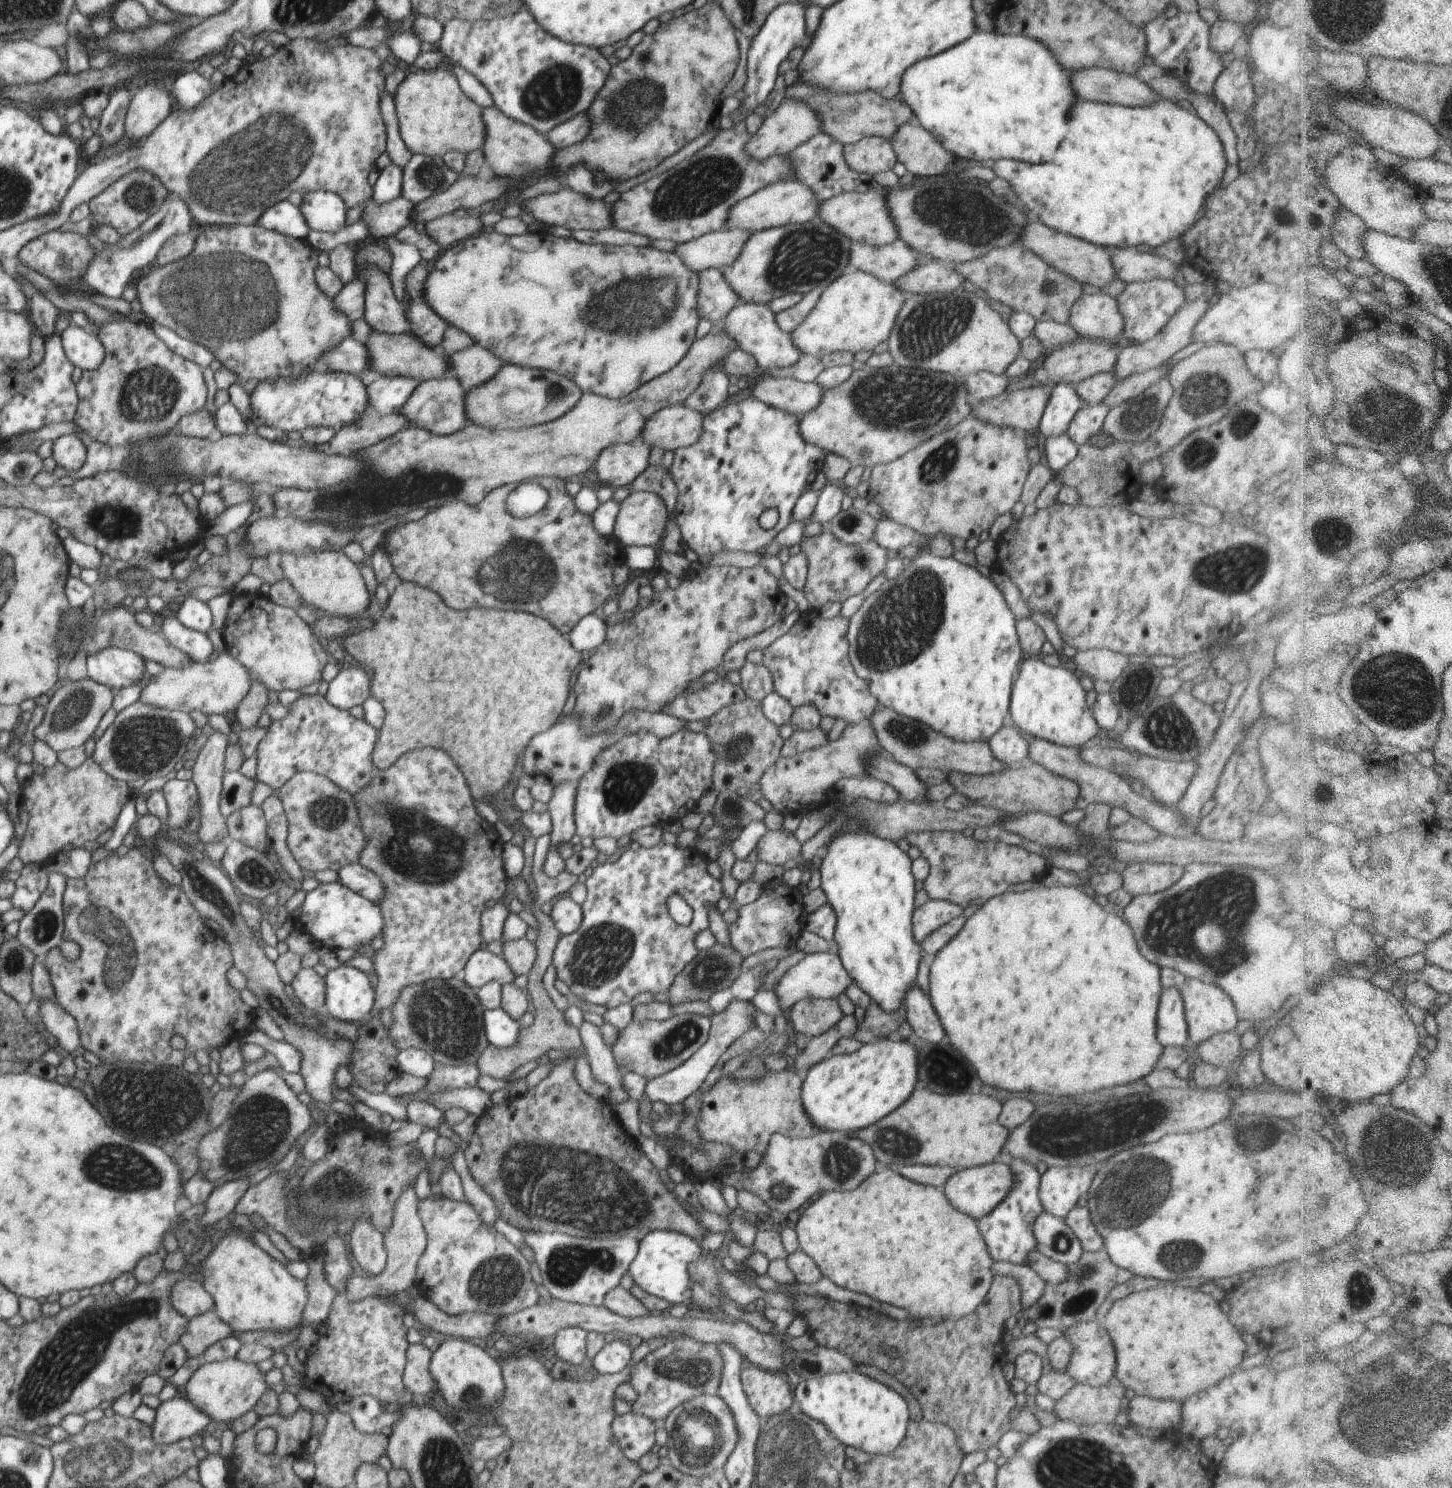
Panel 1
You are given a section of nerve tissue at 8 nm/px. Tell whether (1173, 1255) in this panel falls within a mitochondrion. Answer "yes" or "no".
yes

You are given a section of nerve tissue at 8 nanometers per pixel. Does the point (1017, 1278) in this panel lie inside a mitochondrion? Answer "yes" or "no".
no

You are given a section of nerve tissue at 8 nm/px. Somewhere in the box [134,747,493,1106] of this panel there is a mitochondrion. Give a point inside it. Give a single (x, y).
(445, 866)

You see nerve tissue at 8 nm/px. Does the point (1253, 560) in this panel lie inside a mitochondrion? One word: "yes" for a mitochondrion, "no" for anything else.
yes

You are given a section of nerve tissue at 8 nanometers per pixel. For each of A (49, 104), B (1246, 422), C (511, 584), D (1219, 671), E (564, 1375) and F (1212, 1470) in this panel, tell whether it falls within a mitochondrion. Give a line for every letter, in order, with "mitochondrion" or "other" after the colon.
A: other
B: mitochondrion
C: mitochondrion
D: other
E: other
F: other

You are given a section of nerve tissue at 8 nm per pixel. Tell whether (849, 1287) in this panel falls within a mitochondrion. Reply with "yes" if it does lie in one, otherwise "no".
no

